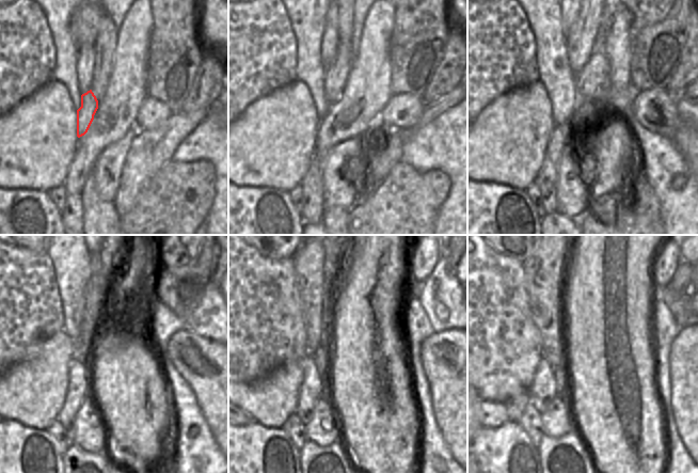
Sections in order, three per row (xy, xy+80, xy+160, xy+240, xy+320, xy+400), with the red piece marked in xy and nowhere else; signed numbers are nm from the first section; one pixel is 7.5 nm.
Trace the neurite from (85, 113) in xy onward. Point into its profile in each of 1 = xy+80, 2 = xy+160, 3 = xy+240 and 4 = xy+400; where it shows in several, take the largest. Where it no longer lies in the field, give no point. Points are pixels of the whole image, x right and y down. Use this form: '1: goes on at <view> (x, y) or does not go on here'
1: goes on at xy+80 (336, 74)
2: goes on at xy+160 (582, 35)
3: goes on at xy+240 (102, 263)
4: does not go on here

